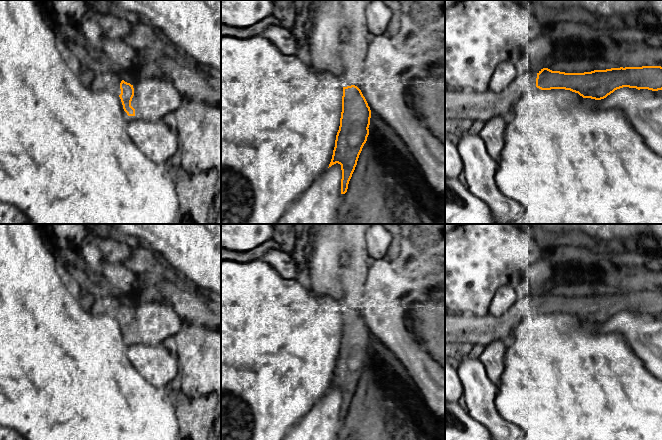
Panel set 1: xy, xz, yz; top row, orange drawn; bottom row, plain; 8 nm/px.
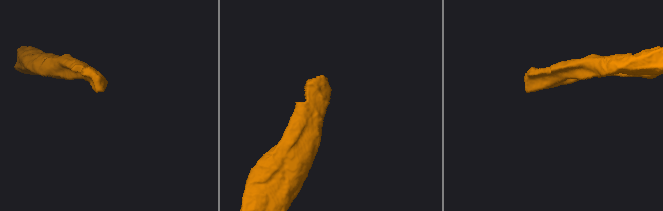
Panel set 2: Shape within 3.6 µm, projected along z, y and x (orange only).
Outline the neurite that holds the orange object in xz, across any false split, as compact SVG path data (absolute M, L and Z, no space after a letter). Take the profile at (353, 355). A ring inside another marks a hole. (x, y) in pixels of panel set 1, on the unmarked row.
M372 224L308 225L315 228L315 240L314 246L307 251L307 284L318 296L325 295L336 300L343 311L340 350L329 391L336 387L341 389L341 418L345 418L369 359L371 334L357 309L362 305L369 267L365 234Z

